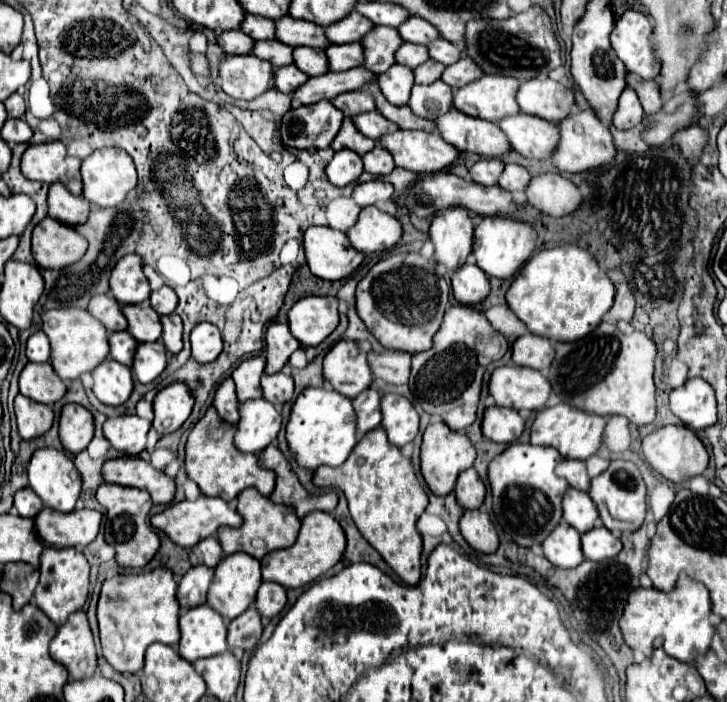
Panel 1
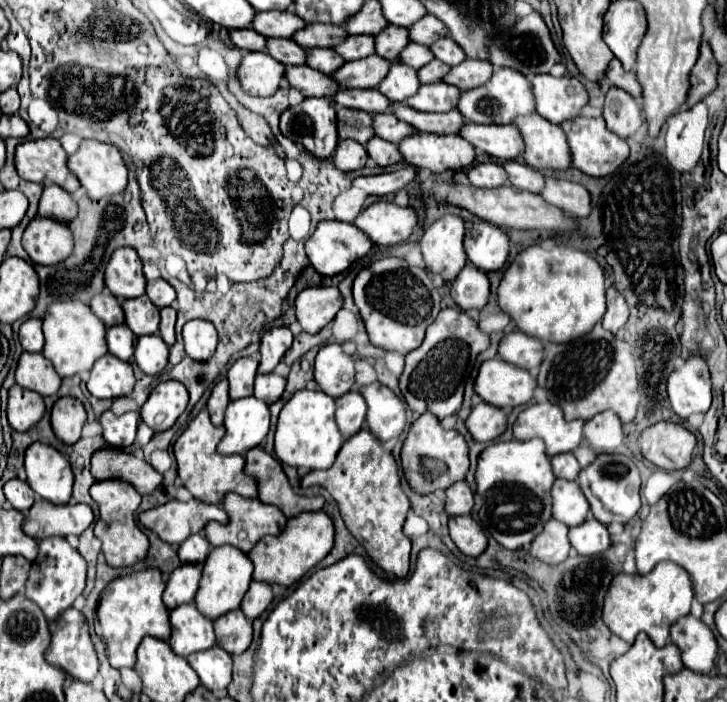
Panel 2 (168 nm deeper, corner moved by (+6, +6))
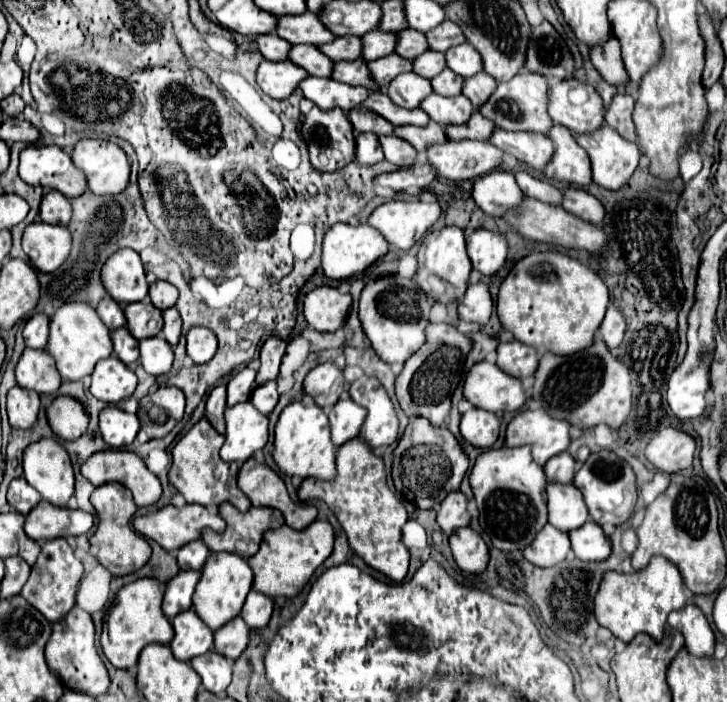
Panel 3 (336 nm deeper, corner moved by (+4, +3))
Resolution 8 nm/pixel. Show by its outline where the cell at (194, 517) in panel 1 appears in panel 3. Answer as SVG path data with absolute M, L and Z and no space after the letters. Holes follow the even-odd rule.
M166 505L154 513L148 513L148 515L142 515L142 517L136 517L134 519L134 529L148 537L148 539L154 539L160 547L164 547L166 551L174 551L174 549L180 549L184 547L186 543L194 541L194 539L200 539L200 533L204 527L210 527L214 529L216 533L222 533L226 529L226 523L220 519L220 515L212 515L206 507L202 505L184 505L184 507L174 507L174 505Z

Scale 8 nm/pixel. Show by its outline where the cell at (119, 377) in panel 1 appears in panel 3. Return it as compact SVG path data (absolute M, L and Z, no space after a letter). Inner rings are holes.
M116 355L100 361L92 373L90 393L106 403L118 403L132 397L138 379L130 367L126 367Z

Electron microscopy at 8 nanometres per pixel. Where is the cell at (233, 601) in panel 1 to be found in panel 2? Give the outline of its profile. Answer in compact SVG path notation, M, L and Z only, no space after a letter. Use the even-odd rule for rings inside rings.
M232 546L212 548L206 562L204 562L200 588L194 598L196 608L204 616L208 616L210 620L216 620L216 618L220 618L240 606L242 596L246 594L250 582L252 582L252 562L244 552L240 552L238 548L232 548Z

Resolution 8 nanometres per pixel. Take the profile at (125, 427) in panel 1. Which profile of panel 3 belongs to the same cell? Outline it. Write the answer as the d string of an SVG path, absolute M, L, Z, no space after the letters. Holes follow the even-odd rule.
M106 407L100 413L100 433L102 439L114 449L126 449L138 435L140 421L118 407Z

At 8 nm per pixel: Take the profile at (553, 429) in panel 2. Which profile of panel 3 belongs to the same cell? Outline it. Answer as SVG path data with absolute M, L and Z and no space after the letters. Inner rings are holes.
M520 411L506 429L506 447L532 445L534 461L544 465L570 445L570 423L546 415L546 411Z

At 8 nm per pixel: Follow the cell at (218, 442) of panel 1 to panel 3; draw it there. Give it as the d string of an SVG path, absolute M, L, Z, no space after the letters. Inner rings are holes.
M200 419L172 449L172 469L168 473L170 483L184 495L186 503L198 503L204 507L218 507L224 501L230 501L240 511L248 511L252 507L250 499L238 489L238 463L226 463L220 459L218 451L224 443L224 437L210 425L208 419Z

